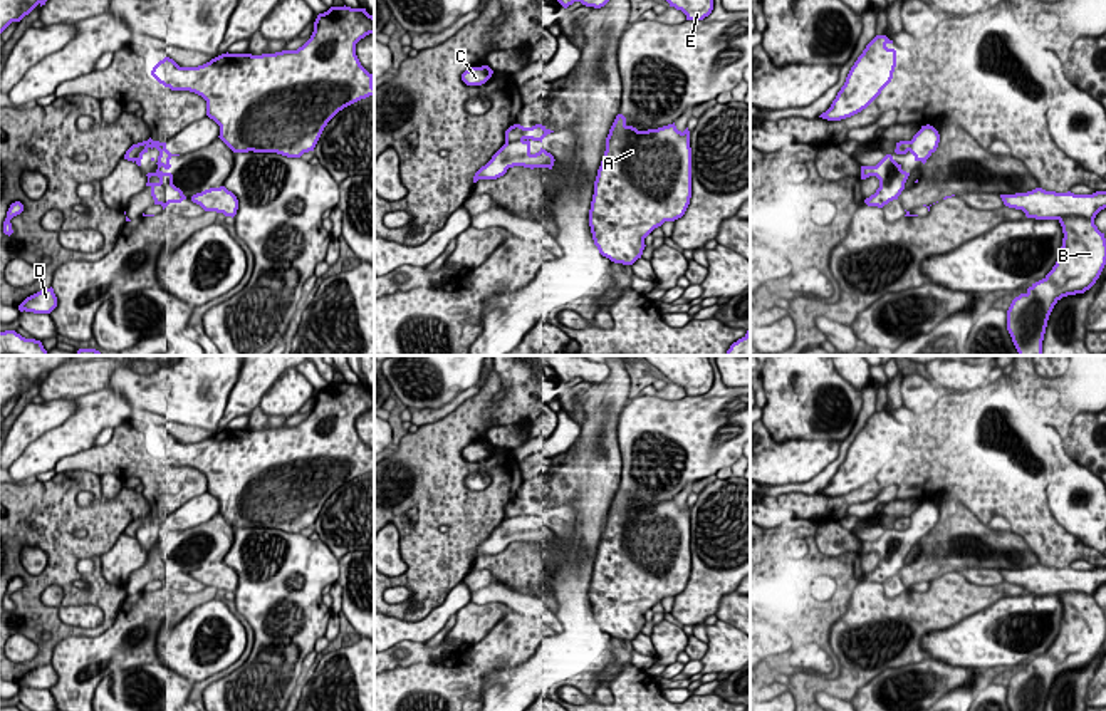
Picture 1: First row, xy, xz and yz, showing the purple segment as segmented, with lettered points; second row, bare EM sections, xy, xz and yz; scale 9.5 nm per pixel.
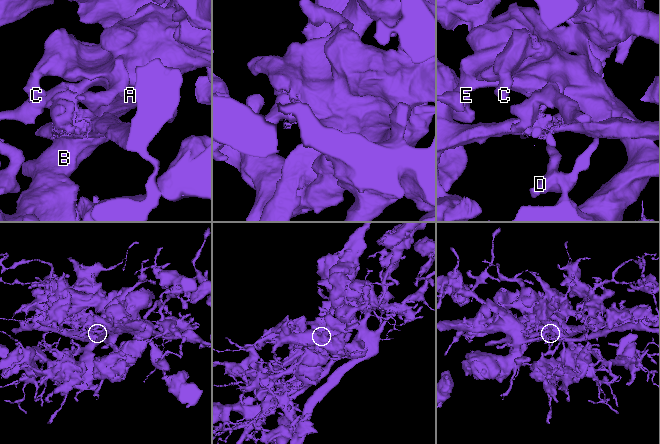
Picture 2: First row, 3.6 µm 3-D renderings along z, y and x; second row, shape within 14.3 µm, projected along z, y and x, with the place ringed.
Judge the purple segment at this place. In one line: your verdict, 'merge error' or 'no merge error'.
merge error

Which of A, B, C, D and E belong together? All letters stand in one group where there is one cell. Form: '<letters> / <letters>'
A B C D / E

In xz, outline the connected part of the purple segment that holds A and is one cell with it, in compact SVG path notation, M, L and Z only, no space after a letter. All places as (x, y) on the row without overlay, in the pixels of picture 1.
M618 490L606 513L606 527L594 557L589 585L589 602L599 629L614 639L633 641L641 634L644 614L665 597L681 594L691 573L691 523L688 503L681 508L675 498L648 506L638 506Z

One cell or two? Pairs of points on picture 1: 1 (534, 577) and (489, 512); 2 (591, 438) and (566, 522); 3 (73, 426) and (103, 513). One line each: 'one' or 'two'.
1: two
2: two
3: two

